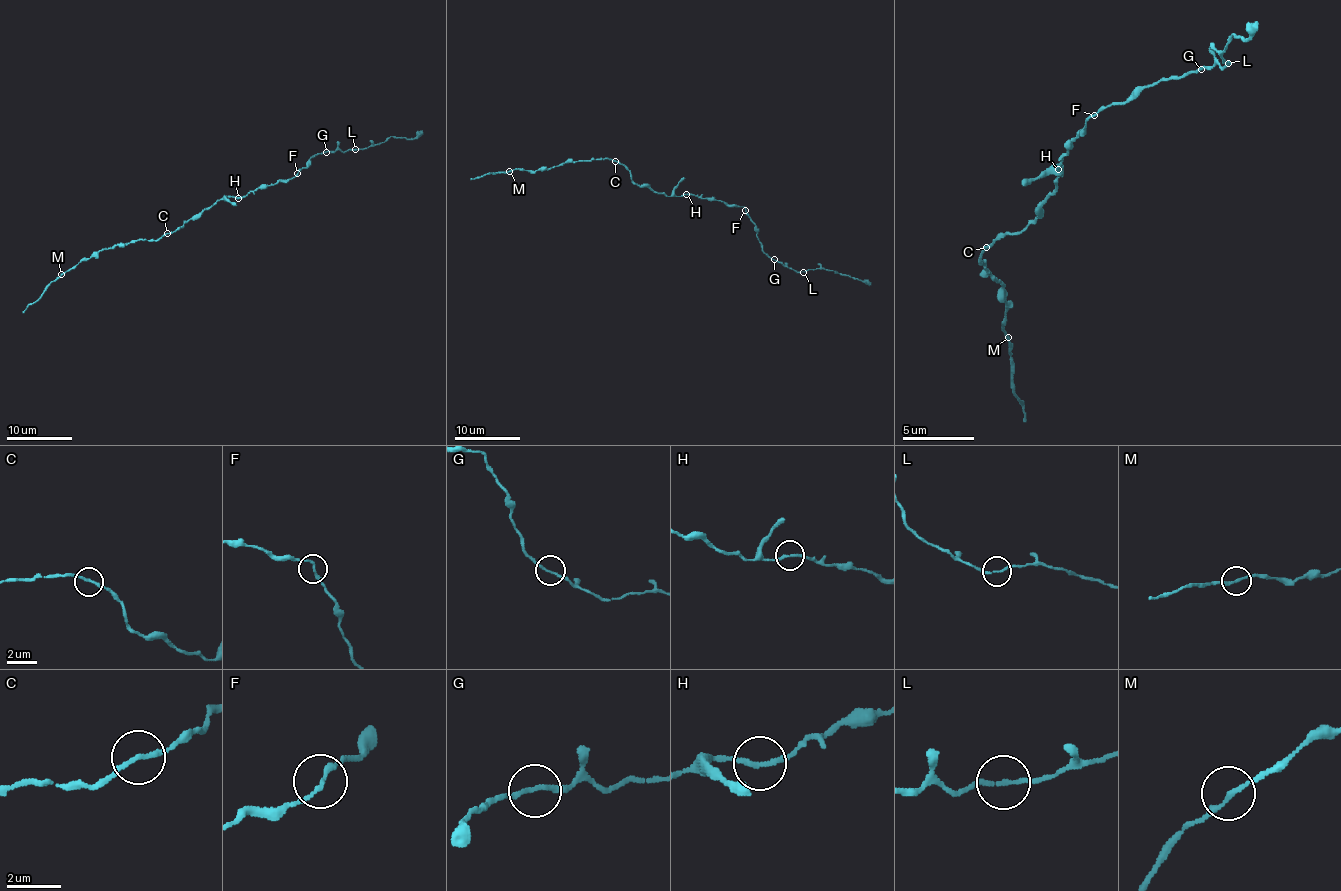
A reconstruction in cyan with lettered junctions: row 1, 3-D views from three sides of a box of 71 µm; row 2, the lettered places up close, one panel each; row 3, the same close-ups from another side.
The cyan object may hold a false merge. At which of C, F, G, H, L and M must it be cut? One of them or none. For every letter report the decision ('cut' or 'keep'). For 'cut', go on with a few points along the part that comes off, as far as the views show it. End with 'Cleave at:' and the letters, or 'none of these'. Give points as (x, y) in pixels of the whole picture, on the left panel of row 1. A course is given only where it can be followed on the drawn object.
C: keep
F: keep
G: keep
H: keep
L: keep
M: keep
Cleave at: none of these

